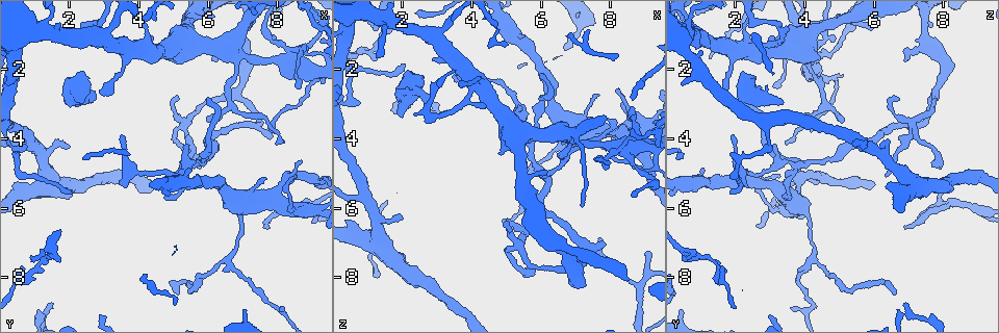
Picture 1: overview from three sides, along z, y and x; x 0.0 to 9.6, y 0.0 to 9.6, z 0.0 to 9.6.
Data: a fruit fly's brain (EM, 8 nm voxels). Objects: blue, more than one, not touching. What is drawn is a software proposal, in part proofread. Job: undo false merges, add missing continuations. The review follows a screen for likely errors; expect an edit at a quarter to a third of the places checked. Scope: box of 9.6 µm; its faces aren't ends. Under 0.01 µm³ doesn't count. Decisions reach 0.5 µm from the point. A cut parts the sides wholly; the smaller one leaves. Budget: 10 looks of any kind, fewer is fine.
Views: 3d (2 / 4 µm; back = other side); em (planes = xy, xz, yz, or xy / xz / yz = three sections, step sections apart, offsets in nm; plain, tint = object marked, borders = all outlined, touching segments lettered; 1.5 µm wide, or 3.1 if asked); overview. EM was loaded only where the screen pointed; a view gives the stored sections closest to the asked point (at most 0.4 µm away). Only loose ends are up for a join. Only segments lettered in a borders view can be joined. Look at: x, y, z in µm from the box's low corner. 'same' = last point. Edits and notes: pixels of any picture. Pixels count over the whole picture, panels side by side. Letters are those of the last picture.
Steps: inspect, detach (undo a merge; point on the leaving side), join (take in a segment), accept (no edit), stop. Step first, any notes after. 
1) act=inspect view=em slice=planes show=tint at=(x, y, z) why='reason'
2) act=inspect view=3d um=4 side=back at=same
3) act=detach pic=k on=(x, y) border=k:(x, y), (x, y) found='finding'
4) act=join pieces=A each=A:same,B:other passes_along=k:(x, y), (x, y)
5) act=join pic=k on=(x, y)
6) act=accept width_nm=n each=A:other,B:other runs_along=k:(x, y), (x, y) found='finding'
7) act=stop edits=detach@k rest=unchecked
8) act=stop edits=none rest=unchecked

act=inspect view=em slice=planes show=borders at=(7.95, 3.45, 4.35) why='closes a loop'

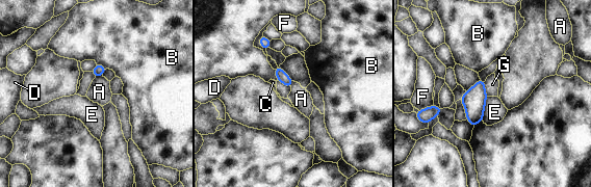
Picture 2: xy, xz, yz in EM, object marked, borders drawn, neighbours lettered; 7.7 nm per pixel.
act=accept each=A:other,B:other,C:other,D:other,E:other,F:other,G:other found='all the same neuron'

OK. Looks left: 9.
act=inspect view=em slice=planes show=tint at=(7.75, 6.50, 6.95) why='free end'

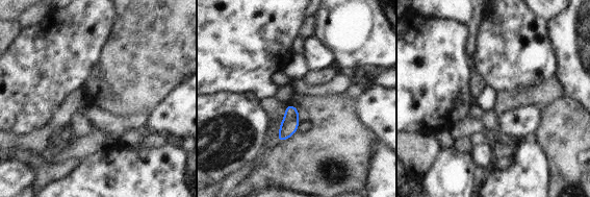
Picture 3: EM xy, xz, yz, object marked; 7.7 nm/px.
act=inspect view=em slice=planes show=borders at=same why='see the neighbours'

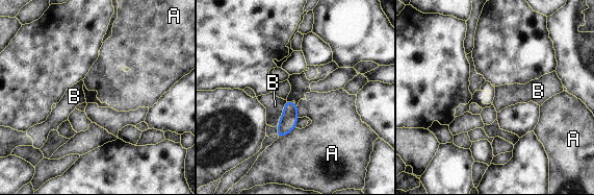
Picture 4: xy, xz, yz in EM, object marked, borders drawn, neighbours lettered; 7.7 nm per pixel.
act=accept width_nm=140 each=A:other,B:other border=4:(295, 127), (279, 138) found='none of them fits'

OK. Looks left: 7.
act=inspect view=em slice=planes show=tint at=(6.00, 3.55, 5.10)

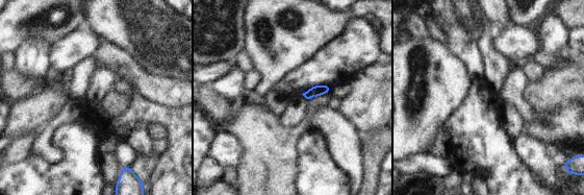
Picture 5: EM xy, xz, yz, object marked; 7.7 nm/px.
act=inspect view=em slice=planes show=borders at=same

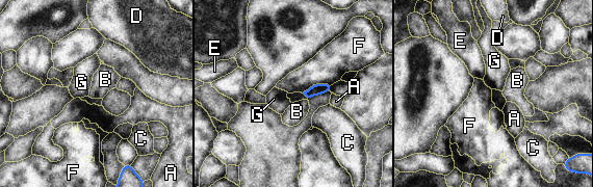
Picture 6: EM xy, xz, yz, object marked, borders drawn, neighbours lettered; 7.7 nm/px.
act=accept each=A:other,B:other,C:other,D:other,E:other,F:other,G:other border=6:(332, 83), (313, 83), (302, 92) found='none of them fits'

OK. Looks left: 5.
act=inspect view=em slice=xy step=4 show=tint at=(1.15, 4.45, 6.15) why='arms part here'

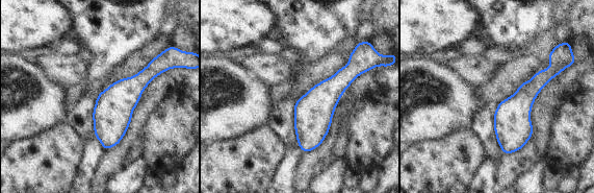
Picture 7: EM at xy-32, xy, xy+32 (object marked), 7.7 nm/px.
act=inspect view=em slice=planes show=borders at=same why='cut it another way'

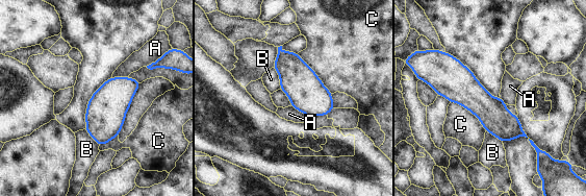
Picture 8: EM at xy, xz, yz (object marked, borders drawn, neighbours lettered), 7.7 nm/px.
act=accept each=A:other,B:other,C:other border=8:(450, 102), (468, 109), (485, 131) found='one neuron here'

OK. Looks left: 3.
act=stop edits=none rest=unchecked

